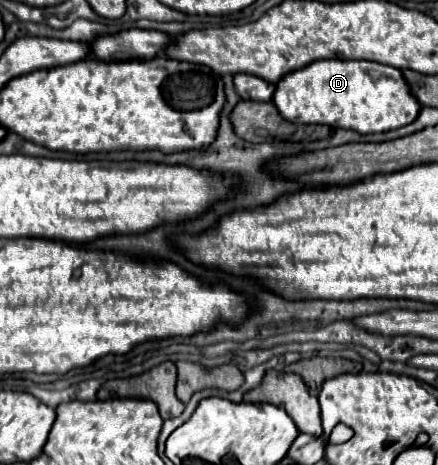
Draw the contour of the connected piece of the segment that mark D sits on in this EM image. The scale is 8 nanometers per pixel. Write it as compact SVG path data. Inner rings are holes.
M323 59L287 73L277 85L273 103L283 119L291 123L319 123L353 129L357 133L379 133L409 125L421 105L409 93L399 69L373 61Z

